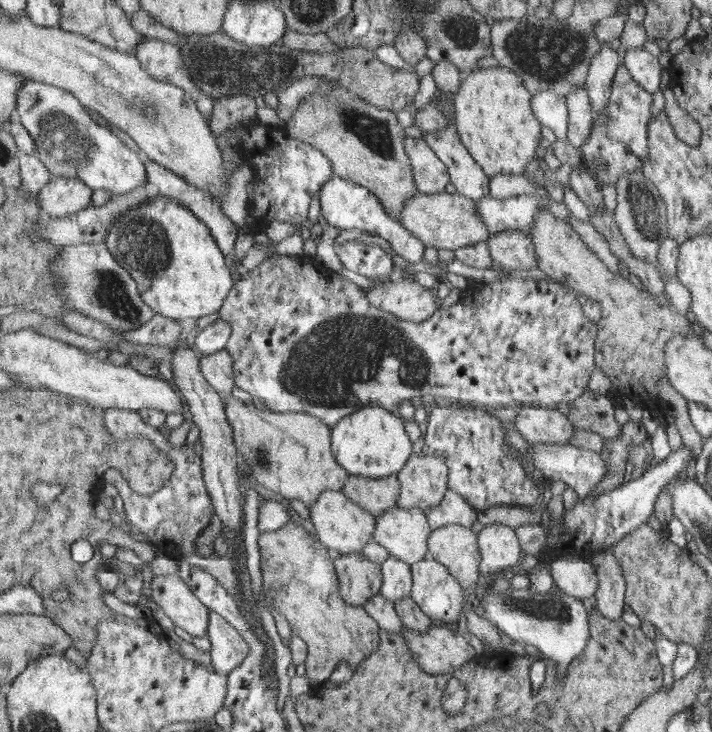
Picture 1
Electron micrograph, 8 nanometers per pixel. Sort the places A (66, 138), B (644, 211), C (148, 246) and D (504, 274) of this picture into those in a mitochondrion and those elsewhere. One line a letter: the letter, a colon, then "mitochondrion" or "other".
A: mitochondrion
B: mitochondrion
C: mitochondrion
D: other

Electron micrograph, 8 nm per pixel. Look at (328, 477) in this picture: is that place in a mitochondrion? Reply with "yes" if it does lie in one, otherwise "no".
no

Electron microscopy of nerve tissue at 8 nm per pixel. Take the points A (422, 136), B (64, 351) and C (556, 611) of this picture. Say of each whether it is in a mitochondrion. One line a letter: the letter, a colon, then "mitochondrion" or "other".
A: other
B: other
C: mitochondrion

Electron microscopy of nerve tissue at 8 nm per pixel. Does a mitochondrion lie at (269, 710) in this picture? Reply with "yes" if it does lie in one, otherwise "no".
no

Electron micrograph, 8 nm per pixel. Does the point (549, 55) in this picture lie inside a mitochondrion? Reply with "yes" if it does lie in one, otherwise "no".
yes

